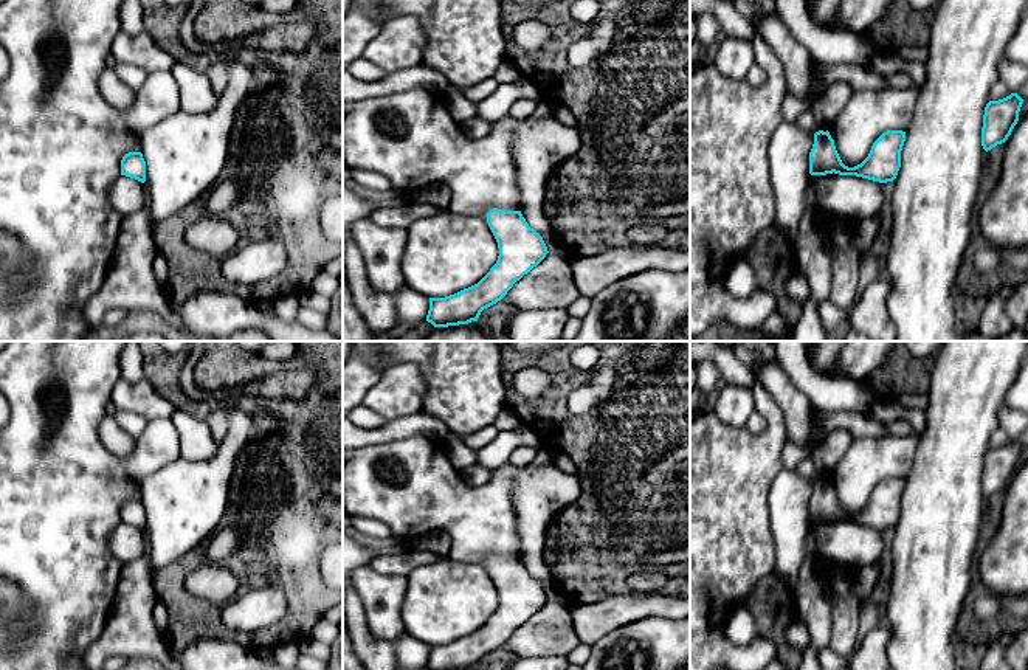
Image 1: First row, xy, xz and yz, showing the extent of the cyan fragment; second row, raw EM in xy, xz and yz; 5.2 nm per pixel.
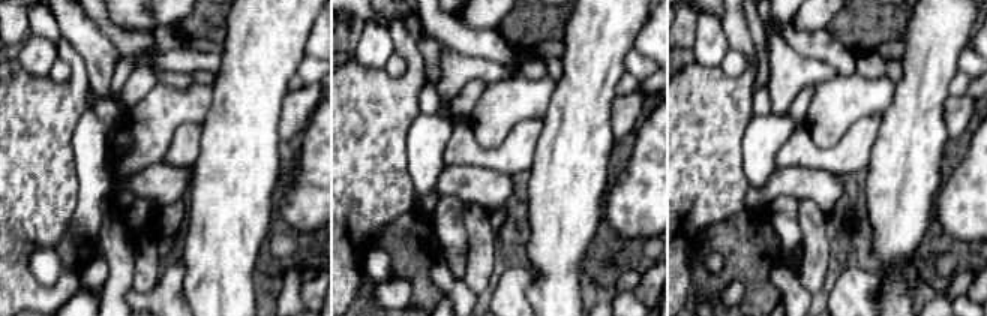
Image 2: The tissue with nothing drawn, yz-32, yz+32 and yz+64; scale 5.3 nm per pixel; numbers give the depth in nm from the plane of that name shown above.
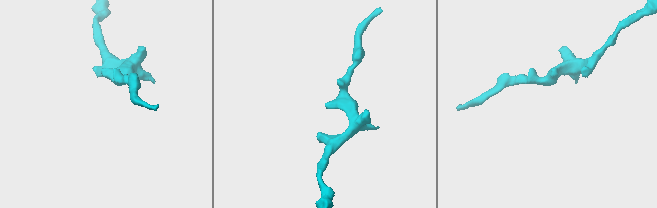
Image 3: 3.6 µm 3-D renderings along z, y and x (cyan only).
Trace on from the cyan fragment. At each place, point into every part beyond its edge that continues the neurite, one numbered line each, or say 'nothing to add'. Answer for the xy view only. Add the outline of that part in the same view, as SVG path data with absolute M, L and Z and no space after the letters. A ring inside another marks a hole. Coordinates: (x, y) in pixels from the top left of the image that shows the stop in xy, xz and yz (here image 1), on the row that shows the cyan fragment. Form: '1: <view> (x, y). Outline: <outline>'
nothing to add

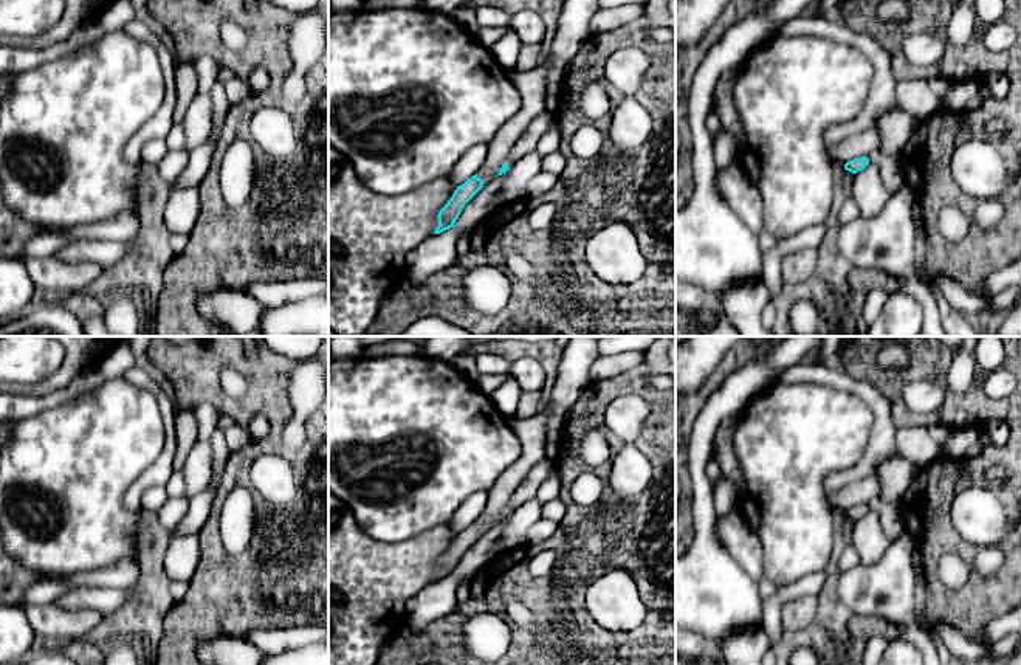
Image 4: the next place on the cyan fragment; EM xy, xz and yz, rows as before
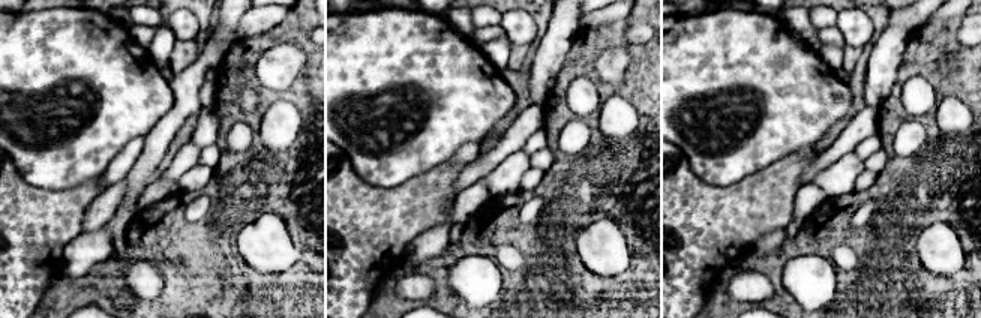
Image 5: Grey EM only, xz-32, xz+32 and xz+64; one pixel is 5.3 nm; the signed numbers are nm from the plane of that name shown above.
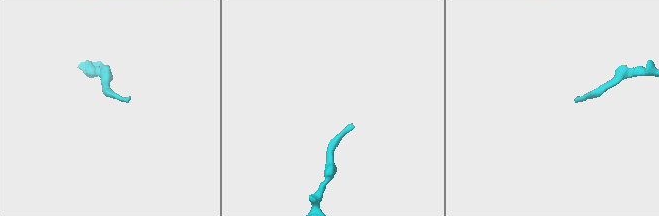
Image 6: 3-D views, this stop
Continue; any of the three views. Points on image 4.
1: xz (527, 141). Outline: M547 109L533 118L533 121L527 126L525 132L517 138L516 144L511 147L508 157L505 158L505 164L511 167L517 160L525 157L527 153L536 150L536 146L542 135L547 132L556 113L548 112Z

